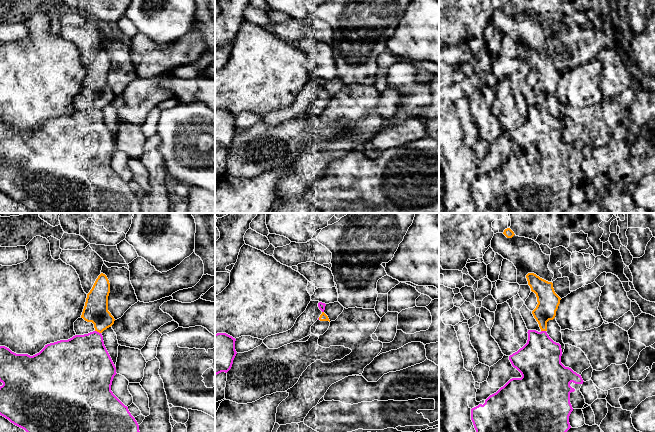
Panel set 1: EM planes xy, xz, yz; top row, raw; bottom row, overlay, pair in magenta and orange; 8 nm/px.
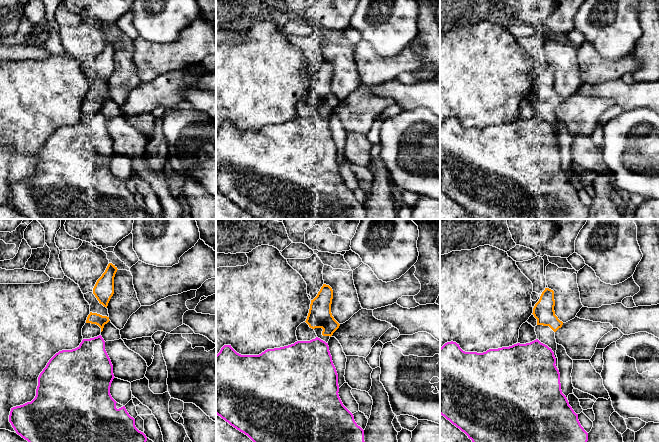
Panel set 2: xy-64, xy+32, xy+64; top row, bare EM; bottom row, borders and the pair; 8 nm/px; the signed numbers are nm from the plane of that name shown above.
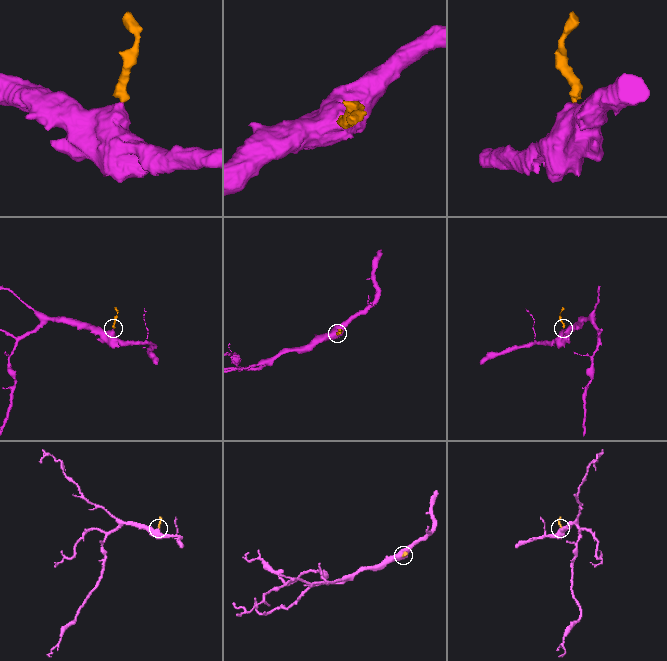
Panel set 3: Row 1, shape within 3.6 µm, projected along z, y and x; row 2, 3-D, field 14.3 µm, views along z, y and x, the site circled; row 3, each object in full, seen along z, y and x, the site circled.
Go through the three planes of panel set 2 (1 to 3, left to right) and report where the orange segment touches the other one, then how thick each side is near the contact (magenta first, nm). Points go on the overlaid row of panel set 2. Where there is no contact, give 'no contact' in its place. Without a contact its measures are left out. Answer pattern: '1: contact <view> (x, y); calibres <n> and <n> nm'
1: no contact
2: no contact
3: no contact

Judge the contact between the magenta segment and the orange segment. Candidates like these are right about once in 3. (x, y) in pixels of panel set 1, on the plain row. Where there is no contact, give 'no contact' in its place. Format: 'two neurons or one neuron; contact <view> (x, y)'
two neurons; contact xy (98, 108)

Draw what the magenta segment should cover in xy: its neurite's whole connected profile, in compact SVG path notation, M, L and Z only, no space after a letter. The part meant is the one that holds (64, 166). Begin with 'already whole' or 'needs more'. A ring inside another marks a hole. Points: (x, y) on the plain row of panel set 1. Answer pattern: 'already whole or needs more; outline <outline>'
already whole; outline M97 107L84 111L75 111L68 116L60 116L45 121L37 130L16 130L5 122L0 122L0 191L14 201L24 205L31 213L140 213L139 201L125 182L111 167L116 151L116 143L104 121L103 112Z

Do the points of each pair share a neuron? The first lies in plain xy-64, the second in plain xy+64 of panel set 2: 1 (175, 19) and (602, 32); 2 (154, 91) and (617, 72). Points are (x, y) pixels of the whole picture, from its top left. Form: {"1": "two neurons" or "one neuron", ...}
{"1": "one neuron", "2": "two neurons"}

